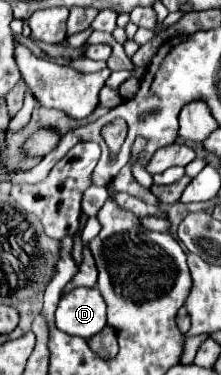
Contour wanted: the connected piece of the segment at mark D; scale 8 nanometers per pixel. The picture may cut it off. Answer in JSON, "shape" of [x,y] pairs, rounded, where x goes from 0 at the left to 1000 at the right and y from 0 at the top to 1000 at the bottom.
{"shape":[[[348,765],[276,792],[249,829],[249,867],[303,893],[412,904],[475,867],[475,803],[439,771]]]}

